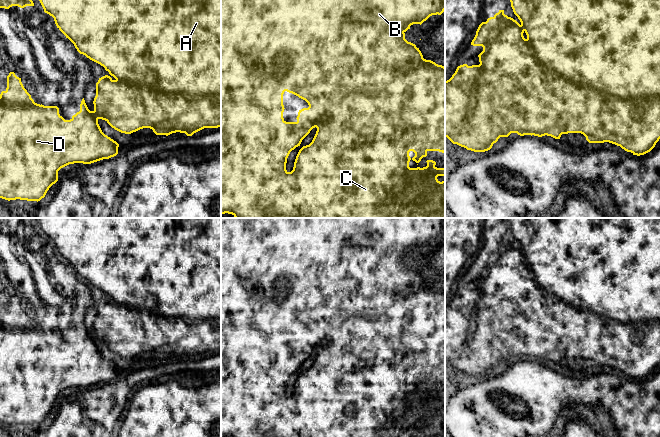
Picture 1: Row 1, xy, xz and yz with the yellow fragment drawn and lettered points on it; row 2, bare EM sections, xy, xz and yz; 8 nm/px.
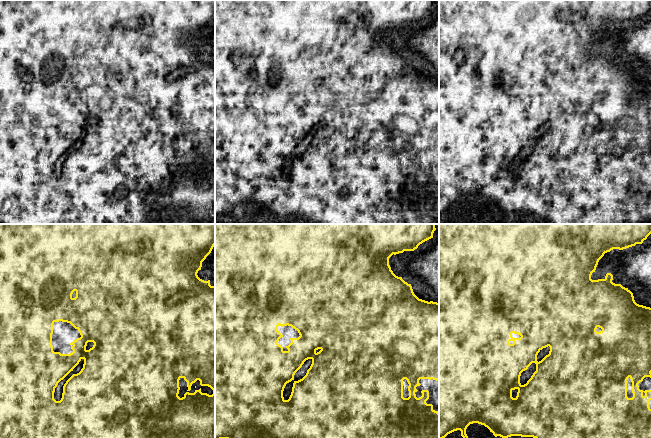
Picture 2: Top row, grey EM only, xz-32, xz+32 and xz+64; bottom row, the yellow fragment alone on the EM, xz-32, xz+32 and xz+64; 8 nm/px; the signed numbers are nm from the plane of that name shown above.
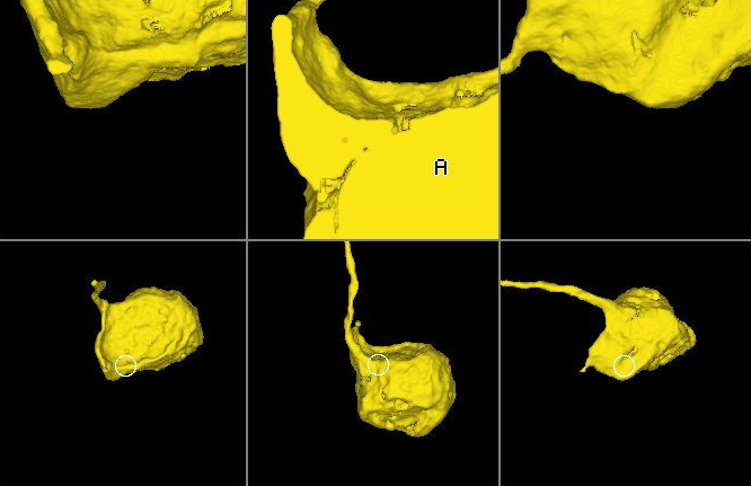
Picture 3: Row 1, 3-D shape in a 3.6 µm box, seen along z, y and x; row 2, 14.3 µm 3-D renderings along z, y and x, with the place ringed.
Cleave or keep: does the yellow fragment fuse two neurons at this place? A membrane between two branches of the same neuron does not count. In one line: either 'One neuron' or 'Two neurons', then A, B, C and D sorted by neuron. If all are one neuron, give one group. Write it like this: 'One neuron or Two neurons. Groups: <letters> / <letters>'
One neuron. Groups: A B C D

